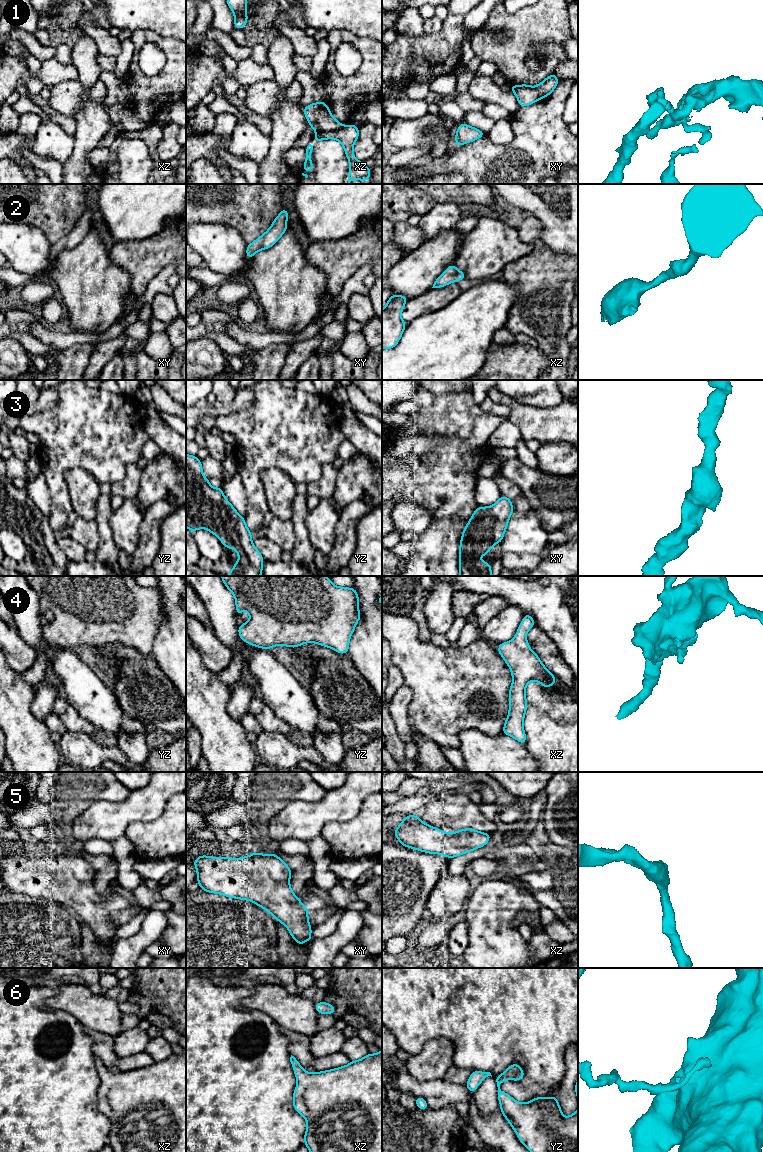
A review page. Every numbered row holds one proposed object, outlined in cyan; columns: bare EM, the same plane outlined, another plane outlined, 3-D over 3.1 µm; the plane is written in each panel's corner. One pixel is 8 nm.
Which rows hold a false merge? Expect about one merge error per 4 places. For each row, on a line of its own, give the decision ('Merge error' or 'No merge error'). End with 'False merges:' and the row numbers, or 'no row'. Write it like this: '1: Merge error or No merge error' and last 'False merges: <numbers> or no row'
1: Merge error
2: No merge error
3: No merge error
4: No merge error
5: No merge error
6: No merge error
False merges: 1

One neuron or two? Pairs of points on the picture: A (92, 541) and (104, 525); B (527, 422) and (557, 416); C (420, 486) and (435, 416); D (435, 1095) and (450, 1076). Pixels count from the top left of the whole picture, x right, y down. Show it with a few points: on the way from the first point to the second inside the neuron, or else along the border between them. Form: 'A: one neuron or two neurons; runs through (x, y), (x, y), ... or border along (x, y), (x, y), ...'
A: two neurons; border along (93, 520), (98, 535), (98, 547), (96, 550)
B: one neuron; runs through (534, 422), (550, 422)
C: one neuron; runs through (437, 469), (452, 454), (452, 433)
D: two neurons; border along (444, 1078), (450, 1082), (465, 1085)

